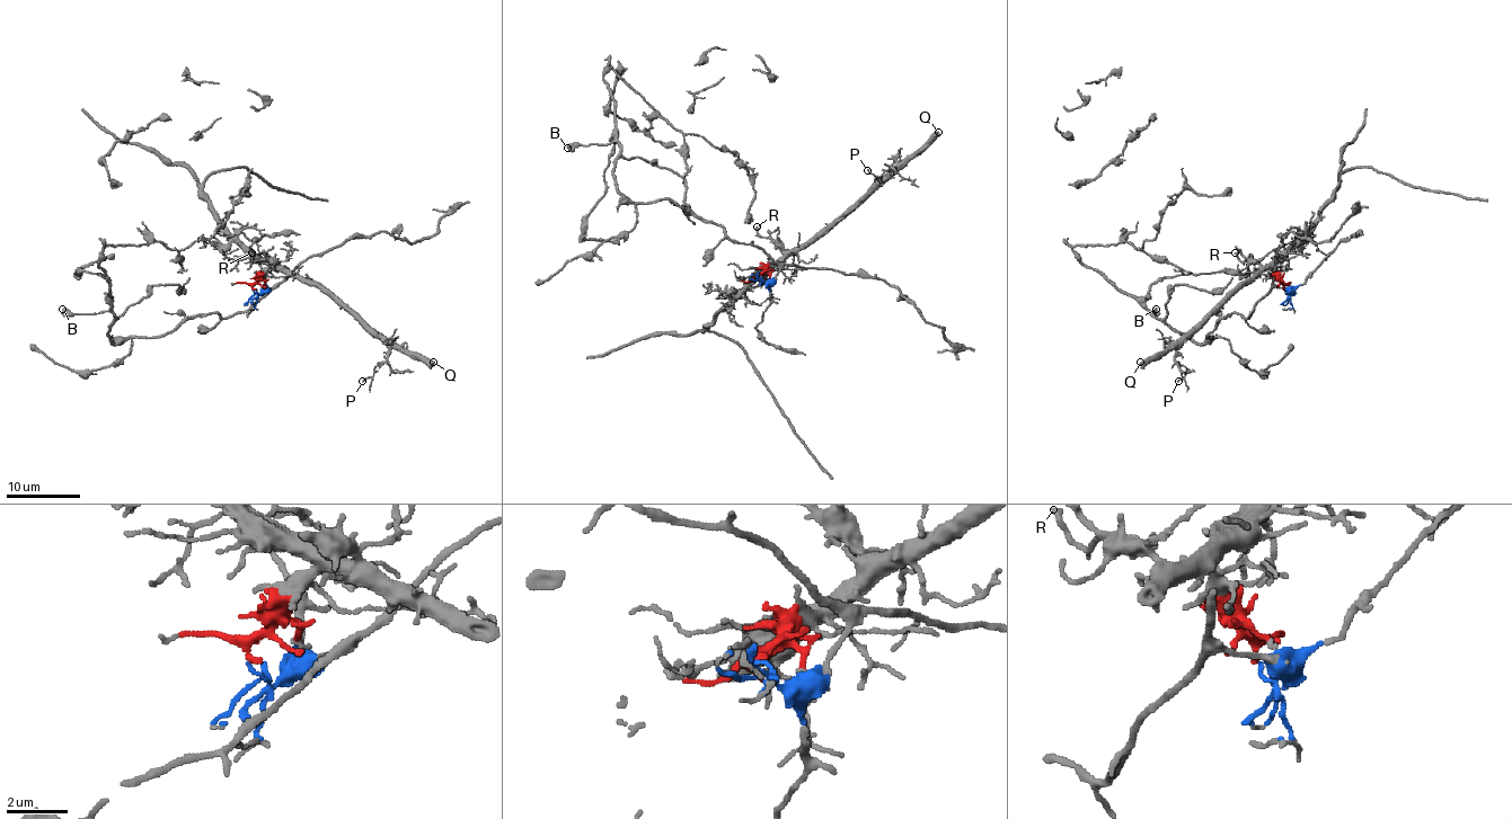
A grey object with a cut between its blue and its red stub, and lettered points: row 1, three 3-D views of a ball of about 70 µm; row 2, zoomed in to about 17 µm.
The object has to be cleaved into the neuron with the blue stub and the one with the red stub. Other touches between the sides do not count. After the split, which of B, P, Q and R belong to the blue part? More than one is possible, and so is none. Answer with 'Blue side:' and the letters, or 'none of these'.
Blue side: B

